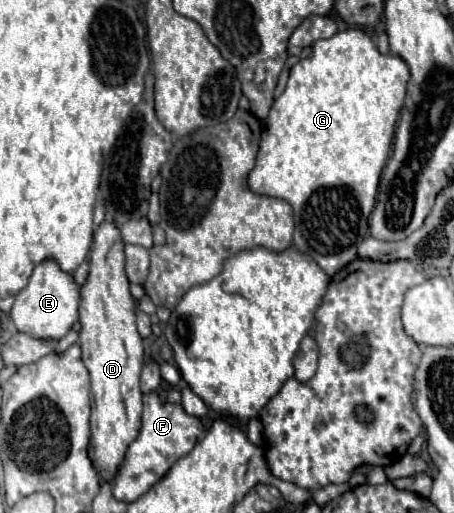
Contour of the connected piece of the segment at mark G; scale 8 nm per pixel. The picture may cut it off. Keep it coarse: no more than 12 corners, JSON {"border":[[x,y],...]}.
{"border":[[318,39],[248,175],[326,275],[356,259],[410,79]]}

